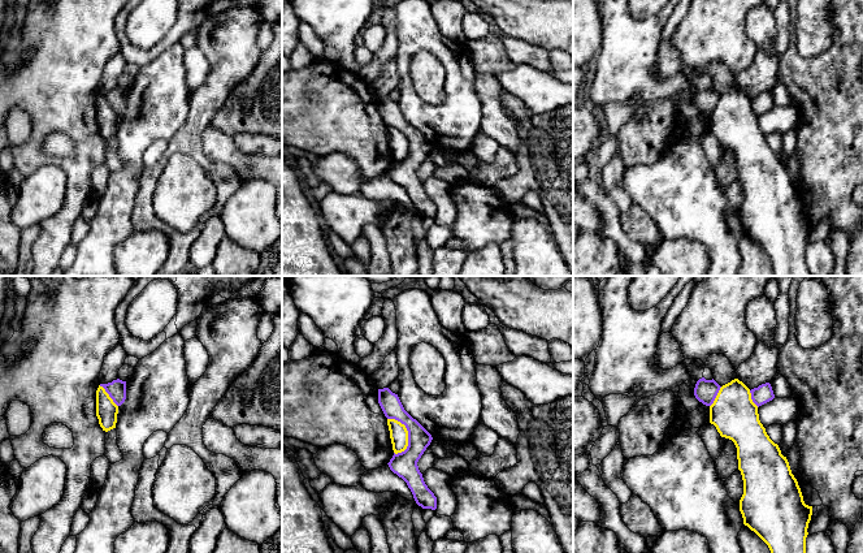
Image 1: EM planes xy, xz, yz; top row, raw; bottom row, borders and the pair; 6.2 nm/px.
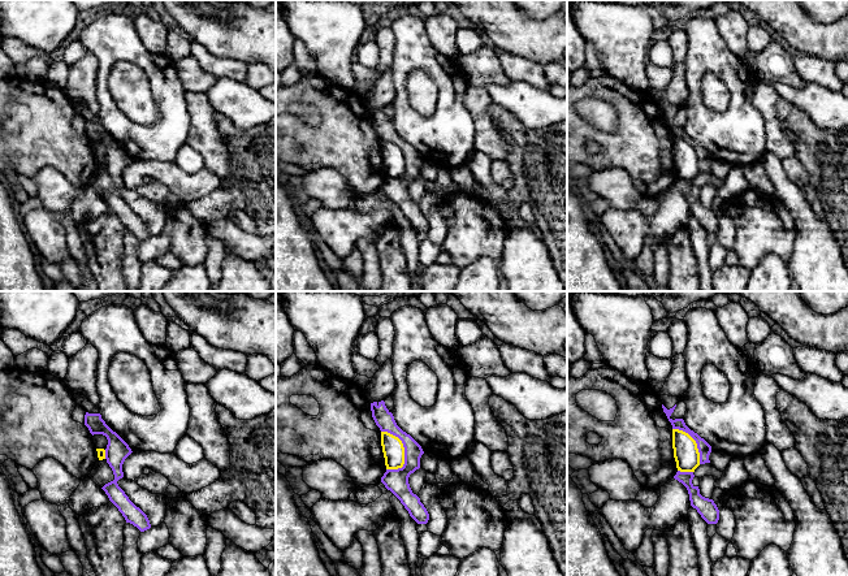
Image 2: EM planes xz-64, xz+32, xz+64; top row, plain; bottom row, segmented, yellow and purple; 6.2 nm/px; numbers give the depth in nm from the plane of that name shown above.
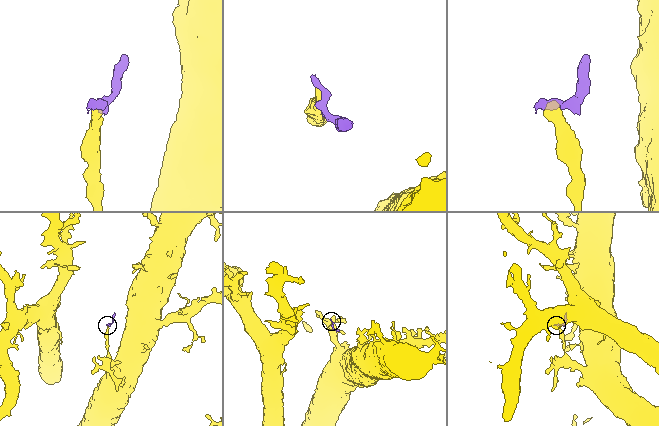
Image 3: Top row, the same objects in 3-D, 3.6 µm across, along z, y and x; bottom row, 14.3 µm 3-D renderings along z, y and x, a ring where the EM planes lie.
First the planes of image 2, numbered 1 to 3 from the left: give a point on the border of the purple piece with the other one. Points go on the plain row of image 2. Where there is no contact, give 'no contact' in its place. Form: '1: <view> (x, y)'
1: xz-64 (104, 163)
2: xz+32 (402, 154)
3: xz+64 (695, 150)

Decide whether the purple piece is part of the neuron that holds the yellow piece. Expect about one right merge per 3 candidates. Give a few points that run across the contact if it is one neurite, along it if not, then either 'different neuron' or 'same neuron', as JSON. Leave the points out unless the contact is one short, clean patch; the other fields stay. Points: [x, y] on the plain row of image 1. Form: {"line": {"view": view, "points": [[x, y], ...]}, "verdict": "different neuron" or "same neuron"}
{"line": {"view": "xz", "points": [[387, 126], [399, 129], [407, 139], [407, 155], [397, 163]]}, "verdict": "different neuron"}

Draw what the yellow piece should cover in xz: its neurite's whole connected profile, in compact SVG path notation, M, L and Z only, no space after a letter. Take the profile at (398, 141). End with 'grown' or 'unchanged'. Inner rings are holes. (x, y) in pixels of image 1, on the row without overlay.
M387 128L387 134L394 161L404 160L408 155L408 139L406 134L395 128Z | unchanged

